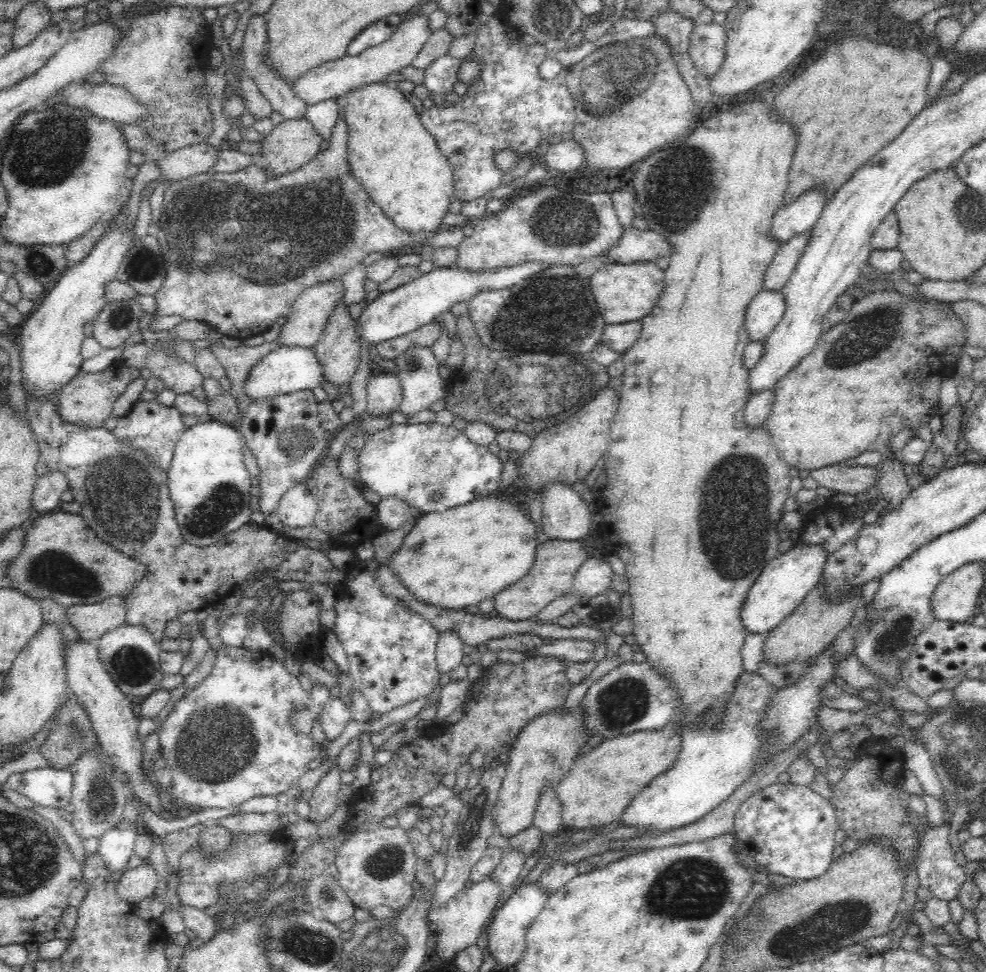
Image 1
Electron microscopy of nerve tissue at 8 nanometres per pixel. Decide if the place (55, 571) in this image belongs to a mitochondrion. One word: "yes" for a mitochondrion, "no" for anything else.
yes

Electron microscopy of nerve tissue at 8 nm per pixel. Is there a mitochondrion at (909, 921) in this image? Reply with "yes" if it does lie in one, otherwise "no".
no

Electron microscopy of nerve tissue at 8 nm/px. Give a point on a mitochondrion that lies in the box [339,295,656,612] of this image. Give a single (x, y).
(530, 390)

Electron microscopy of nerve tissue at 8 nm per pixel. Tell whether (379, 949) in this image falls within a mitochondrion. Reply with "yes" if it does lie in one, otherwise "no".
yes

